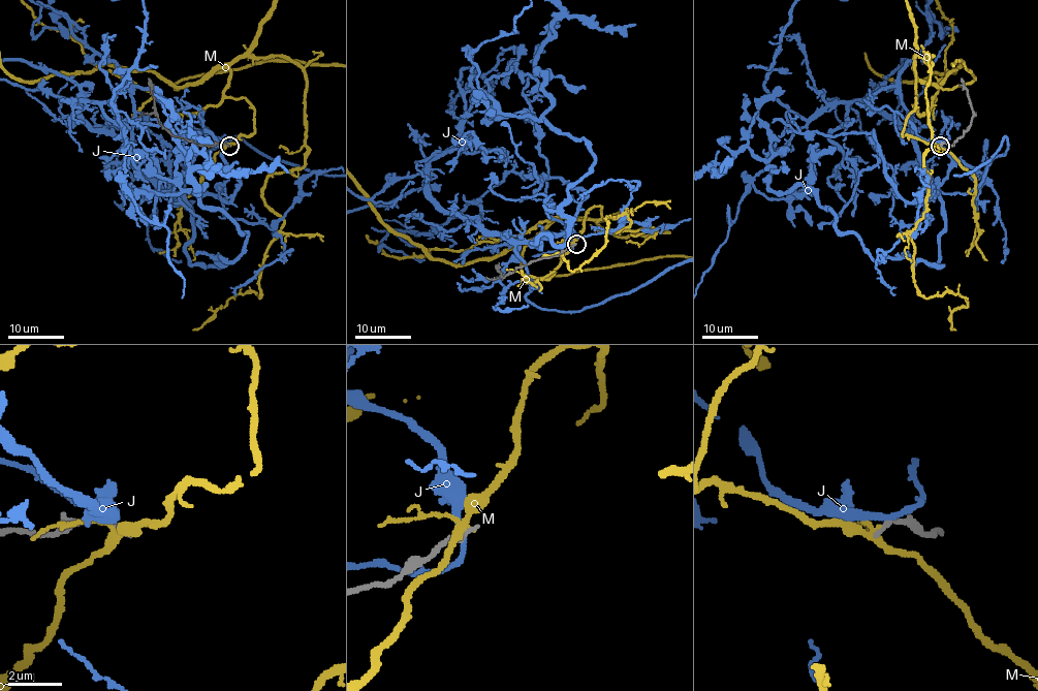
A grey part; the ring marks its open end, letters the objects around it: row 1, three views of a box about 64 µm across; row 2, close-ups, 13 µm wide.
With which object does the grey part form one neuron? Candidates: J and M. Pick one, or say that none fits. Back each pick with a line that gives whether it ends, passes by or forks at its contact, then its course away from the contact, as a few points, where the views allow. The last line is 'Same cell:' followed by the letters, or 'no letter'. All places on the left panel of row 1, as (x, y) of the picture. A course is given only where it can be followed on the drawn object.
Same cell: no letter

